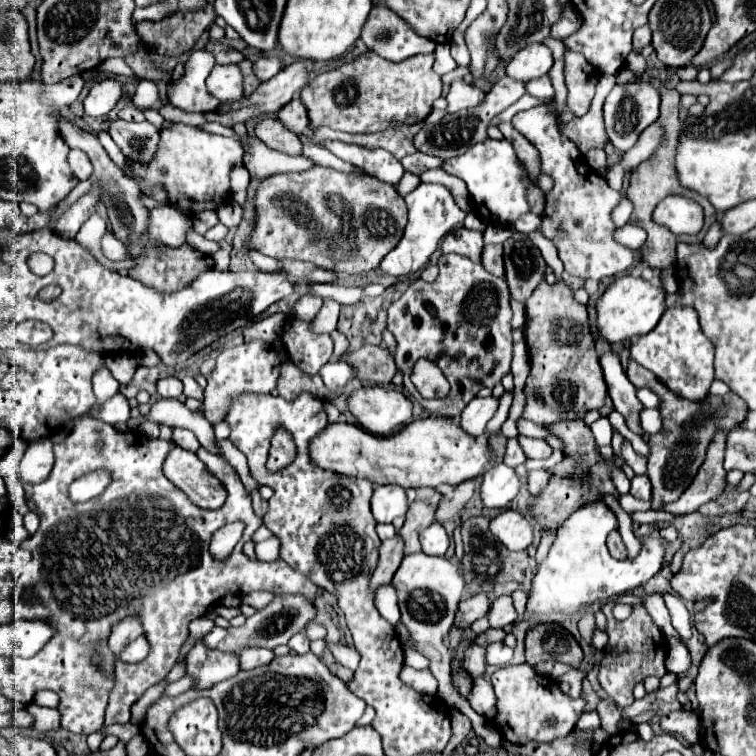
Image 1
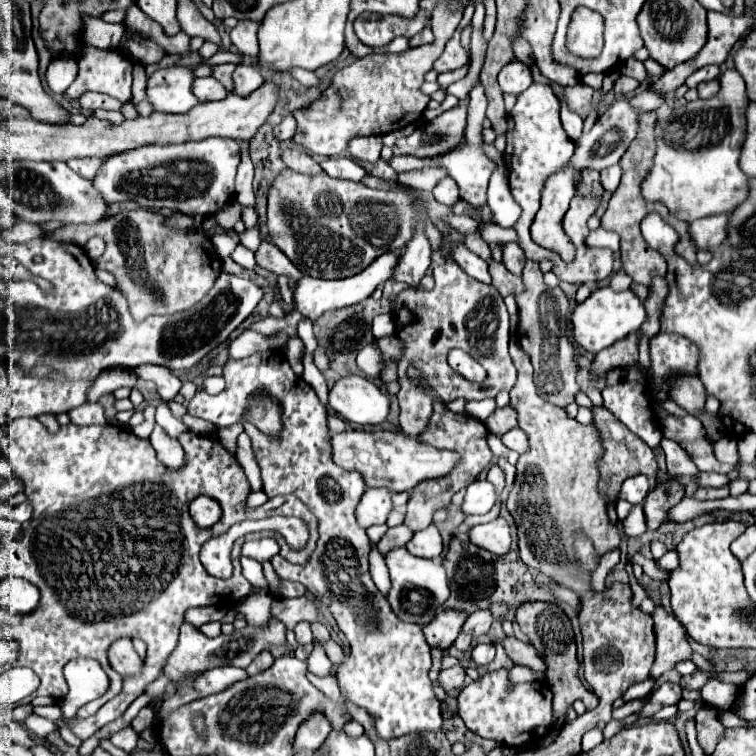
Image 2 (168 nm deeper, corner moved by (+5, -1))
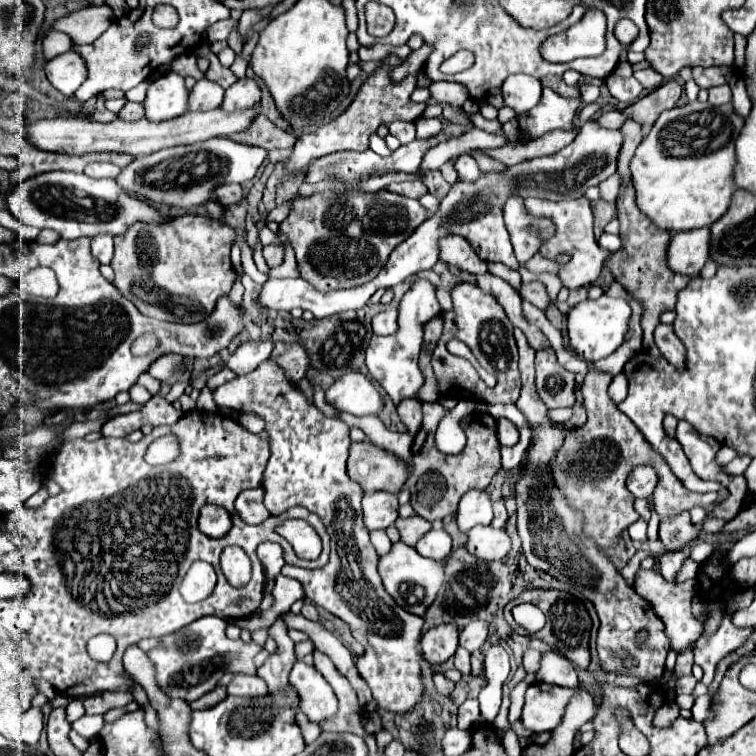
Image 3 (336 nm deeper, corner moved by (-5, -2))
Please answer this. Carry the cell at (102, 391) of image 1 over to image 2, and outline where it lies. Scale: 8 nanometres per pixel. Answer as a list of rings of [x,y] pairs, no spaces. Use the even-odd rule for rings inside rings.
[[[87,402],[73,412],[69,412],[69,418],[77,426],[89,426],[89,424],[107,424],[105,422],[105,410],[99,402]]]

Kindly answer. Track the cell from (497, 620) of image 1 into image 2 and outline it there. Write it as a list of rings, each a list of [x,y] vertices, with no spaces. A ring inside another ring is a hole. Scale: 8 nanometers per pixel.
[[[477,610],[473,614],[469,614],[465,626],[463,626],[463,632],[467,634],[473,634],[473,638],[477,636],[483,636],[489,632],[491,624],[493,624],[493,612],[491,610]]]

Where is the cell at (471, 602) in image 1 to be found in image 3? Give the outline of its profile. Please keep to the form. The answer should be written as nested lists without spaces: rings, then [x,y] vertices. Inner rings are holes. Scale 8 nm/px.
[[[439,625],[439,627],[433,627],[433,629],[429,629],[421,637],[423,657],[431,665],[441,665],[449,657],[455,655],[457,641],[459,641],[459,629],[455,625]]]

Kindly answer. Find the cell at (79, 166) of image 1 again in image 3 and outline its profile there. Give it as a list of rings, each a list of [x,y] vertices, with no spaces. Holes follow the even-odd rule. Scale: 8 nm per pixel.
[[[91,163],[91,165],[85,167],[85,173],[89,177],[95,177],[95,179],[101,179],[101,177],[115,179],[121,173],[121,169],[117,165],[113,165],[113,163]]]

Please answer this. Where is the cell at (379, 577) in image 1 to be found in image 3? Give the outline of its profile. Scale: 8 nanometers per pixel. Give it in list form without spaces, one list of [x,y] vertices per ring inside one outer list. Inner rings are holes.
[[[411,515],[407,519],[399,517],[395,521],[395,527],[401,533],[401,541],[405,541],[407,545],[415,545],[431,529],[431,523],[425,521],[423,517],[419,517],[419,515]]]

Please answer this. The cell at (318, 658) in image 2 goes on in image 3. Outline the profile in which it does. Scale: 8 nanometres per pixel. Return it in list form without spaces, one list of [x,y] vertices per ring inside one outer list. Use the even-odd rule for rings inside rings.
[[[315,651],[313,657],[315,657],[315,669],[327,679],[327,683],[333,687],[333,691],[339,699],[339,709],[337,709],[335,717],[329,717],[327,721],[321,721],[321,729],[323,731],[339,731],[339,733],[349,731],[349,733],[367,737],[369,733],[361,725],[361,719],[363,719],[365,711],[359,705],[357,693],[353,691],[349,681],[337,671],[333,661],[325,653]]]

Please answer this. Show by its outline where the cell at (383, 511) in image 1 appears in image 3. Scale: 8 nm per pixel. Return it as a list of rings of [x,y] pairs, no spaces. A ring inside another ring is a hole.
[[[387,491],[365,493],[363,497],[363,521],[369,531],[387,529],[397,519],[397,495]]]

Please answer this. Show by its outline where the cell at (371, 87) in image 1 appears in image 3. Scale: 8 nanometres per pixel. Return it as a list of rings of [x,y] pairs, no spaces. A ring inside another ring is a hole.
[[[397,57],[385,59],[383,65],[371,77],[367,77],[367,81],[361,85],[357,97],[353,99],[353,103],[345,109],[345,113],[341,117],[337,117],[329,125],[319,127],[315,133],[299,135],[299,139],[283,167],[287,171],[297,171],[297,169],[303,169],[305,165],[309,165],[315,157],[323,157],[323,155],[329,155],[335,151],[355,151],[355,149],[365,151],[365,149],[369,149],[369,133],[377,131],[377,127],[381,123],[389,125],[391,121],[415,121],[417,117],[421,117],[425,103],[411,101],[411,93],[417,87],[417,79],[405,77],[401,83],[393,83],[389,79],[389,71],[393,67],[397,67],[399,63],[403,63],[403,61]]]

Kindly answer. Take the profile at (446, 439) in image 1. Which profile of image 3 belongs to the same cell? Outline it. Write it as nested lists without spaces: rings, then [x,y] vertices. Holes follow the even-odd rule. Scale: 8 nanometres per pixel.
[[[369,441],[351,443],[347,473],[353,481],[367,491],[389,491],[399,493],[409,475],[409,463],[397,461],[391,453]]]

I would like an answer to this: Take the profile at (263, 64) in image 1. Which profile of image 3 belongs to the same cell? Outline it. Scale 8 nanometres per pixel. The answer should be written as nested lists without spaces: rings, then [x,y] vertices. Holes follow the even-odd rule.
[[[239,79],[237,83],[233,83],[223,97],[221,109],[227,109],[227,113],[233,111],[241,111],[241,109],[249,109],[255,103],[259,103],[261,99],[261,89],[253,79]]]

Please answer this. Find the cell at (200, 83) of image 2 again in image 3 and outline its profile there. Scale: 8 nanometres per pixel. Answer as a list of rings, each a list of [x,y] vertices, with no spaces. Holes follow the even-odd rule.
[[[201,79],[189,91],[189,107],[187,111],[211,111],[217,109],[223,101],[225,89],[209,79]]]

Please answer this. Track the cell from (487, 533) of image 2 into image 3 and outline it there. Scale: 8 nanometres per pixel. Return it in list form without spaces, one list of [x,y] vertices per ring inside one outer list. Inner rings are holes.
[[[477,525],[467,533],[467,551],[481,561],[499,561],[511,549],[511,539],[505,531]]]

